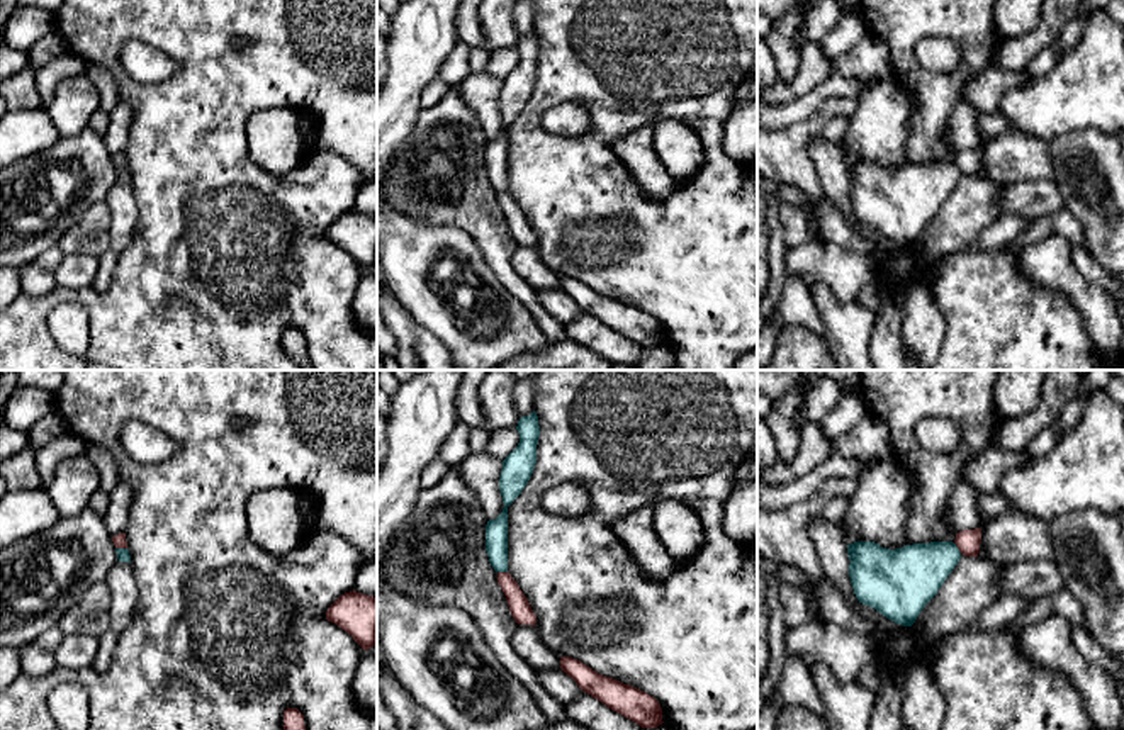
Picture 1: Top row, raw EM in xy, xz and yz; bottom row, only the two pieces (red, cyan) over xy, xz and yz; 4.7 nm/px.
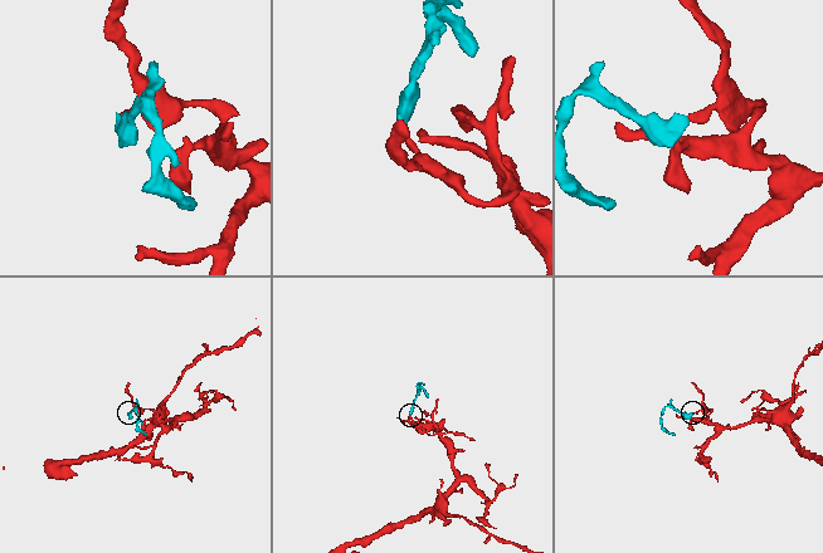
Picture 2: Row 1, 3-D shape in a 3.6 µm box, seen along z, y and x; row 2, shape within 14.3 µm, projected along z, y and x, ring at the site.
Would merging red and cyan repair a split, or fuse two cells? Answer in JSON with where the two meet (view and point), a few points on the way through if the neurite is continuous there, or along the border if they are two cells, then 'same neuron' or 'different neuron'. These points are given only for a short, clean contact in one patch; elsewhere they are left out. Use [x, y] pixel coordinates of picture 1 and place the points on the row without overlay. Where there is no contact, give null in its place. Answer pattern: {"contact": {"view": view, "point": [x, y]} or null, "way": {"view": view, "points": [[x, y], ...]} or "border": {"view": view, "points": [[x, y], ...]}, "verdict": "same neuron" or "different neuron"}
{"contact": {"view": "yz", "point": [958, 167]}, "border": {"view": "yz", "points": [[955, 162], [961, 174]]}, "verdict": "different neuron"}

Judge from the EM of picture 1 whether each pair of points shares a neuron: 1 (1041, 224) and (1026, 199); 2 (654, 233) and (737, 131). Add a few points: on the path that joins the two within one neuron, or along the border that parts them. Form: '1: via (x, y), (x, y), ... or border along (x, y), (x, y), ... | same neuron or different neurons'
1: border along (1063, 207), (1034, 216), (1029, 221) | different neurons
2: border along (734, 109), (725, 123), (724, 150), (739, 162) | different neurons

